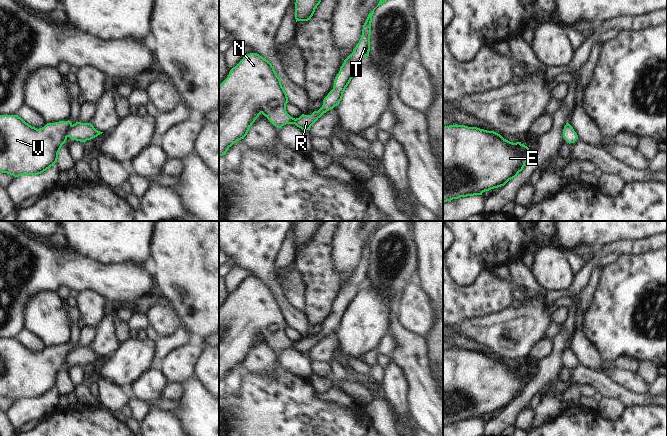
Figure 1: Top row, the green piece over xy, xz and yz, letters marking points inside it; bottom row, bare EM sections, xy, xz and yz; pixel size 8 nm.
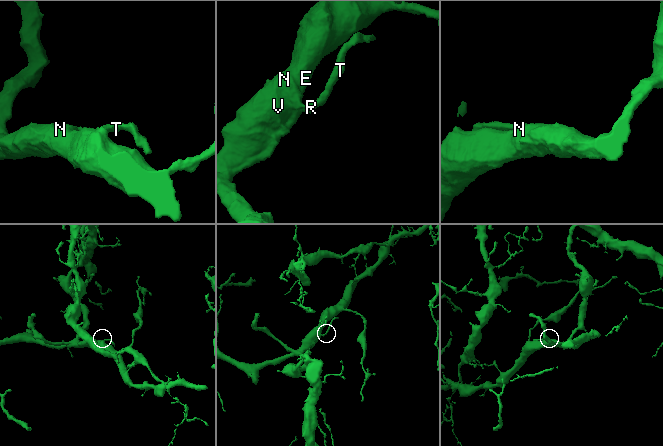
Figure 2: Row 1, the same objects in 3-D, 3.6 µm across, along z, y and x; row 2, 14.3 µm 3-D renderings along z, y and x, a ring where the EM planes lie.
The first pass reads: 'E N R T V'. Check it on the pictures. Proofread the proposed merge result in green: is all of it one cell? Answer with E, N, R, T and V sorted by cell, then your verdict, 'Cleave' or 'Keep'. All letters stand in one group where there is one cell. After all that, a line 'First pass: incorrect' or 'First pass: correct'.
Groups: E N V / R T. Cleave
First pass: incorrect

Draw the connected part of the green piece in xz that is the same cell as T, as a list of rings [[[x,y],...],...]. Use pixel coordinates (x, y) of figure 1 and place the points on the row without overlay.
[[[381,221],[378,229],[369,237],[362,253],[362,259],[359,267],[354,272],[351,279],[345,284],[340,295],[334,305],[333,313],[323,324],[323,329],[318,335],[314,335],[311,339],[302,338],[299,342],[296,342],[294,348],[302,354],[310,354],[311,350],[327,335],[333,333],[342,324],[343,317],[350,307],[351,303],[355,300],[356,296],[361,292],[360,284],[366,280],[369,280],[370,275],[370,259],[371,259],[371,246],[374,234],[382,229],[384,226],[392,221]]]

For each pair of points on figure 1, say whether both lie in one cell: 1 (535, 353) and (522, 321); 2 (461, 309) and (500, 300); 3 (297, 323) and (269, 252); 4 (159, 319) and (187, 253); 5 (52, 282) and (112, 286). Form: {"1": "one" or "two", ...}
{"1": "two", "2": "one", "3": "one", "4": "two", "5": "one"}

